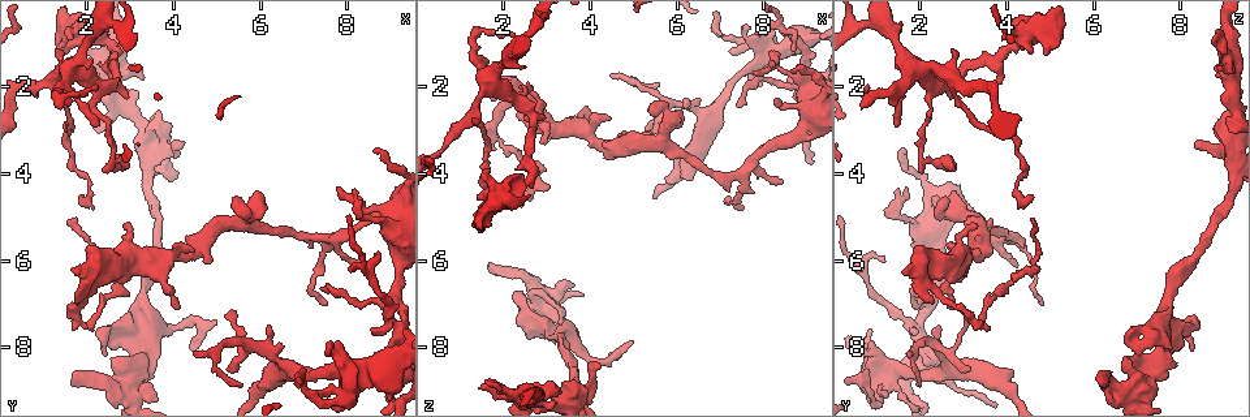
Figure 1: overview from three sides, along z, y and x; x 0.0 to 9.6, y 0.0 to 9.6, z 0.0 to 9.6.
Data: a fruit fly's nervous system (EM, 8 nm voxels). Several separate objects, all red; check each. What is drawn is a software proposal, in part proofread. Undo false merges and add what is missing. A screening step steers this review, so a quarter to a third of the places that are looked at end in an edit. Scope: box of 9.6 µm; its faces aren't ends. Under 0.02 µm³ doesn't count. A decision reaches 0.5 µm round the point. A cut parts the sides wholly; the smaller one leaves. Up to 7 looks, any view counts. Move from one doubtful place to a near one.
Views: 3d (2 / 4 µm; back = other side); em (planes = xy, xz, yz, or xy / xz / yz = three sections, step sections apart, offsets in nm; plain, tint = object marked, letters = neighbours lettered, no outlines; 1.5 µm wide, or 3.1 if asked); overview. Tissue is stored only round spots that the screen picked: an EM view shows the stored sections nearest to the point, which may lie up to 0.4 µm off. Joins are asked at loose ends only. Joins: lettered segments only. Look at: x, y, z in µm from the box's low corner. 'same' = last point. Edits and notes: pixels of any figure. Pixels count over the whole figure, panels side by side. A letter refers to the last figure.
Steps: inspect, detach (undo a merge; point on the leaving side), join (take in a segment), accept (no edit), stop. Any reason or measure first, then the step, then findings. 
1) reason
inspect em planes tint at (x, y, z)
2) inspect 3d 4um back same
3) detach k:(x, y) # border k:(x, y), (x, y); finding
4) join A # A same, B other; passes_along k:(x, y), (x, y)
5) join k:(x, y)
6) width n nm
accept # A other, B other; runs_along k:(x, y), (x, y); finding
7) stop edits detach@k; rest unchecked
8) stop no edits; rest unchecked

inspect 3d 2um back at (3.10, 6.05, 3.00)

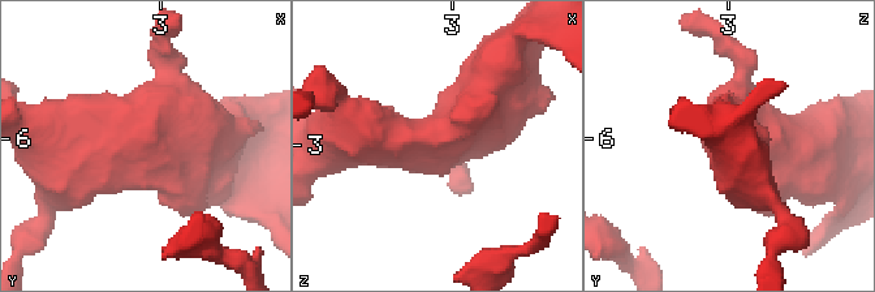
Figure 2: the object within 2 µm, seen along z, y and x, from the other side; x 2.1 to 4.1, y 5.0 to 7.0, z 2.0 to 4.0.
need the tissue
inspect em yz step 4 tint at (3.08, 6.04, 2.96)

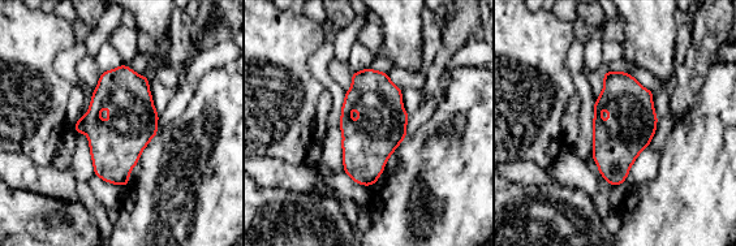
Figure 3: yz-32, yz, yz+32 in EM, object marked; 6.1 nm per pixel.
inspect em planes letters same

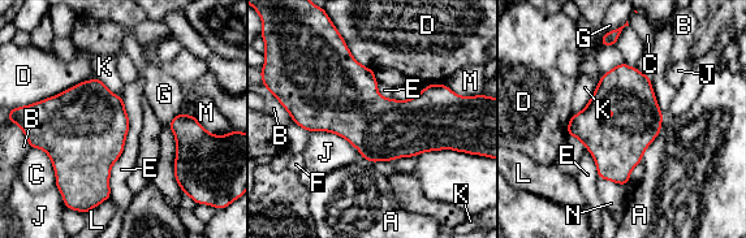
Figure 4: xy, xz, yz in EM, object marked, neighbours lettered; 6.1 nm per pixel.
longest_contact E 600 nm
accept # A other, B other, C other, D other, E other, F other, G other, J other, K other, L other, M other, N other; one neuron here

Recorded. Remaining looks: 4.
inspect em planes plain at (2.05, 1.05, 1.45)

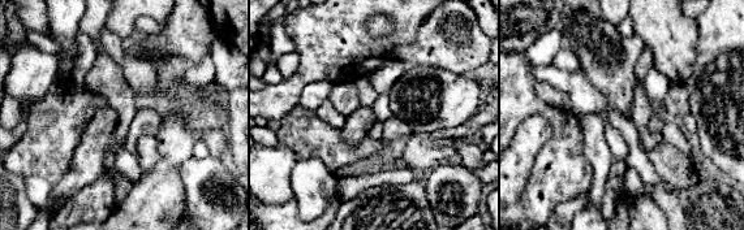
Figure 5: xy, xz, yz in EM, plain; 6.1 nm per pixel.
what lies round it
inspect em planes letters same

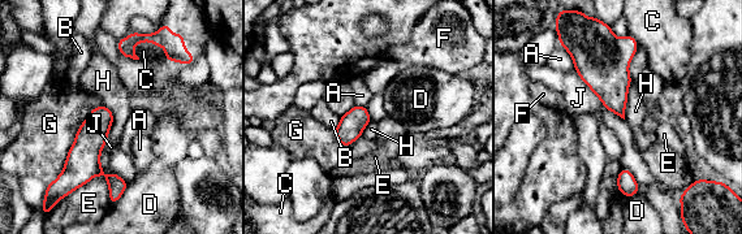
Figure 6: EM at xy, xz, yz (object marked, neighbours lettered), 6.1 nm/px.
width 150 nm
accept # A other, B other, C other, D other, E other, F other, G other, H other, J other; border 6:(574, 70), (600, 102), (624, 120); all the same neuron

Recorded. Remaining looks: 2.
stop no edits; rest unchecked

